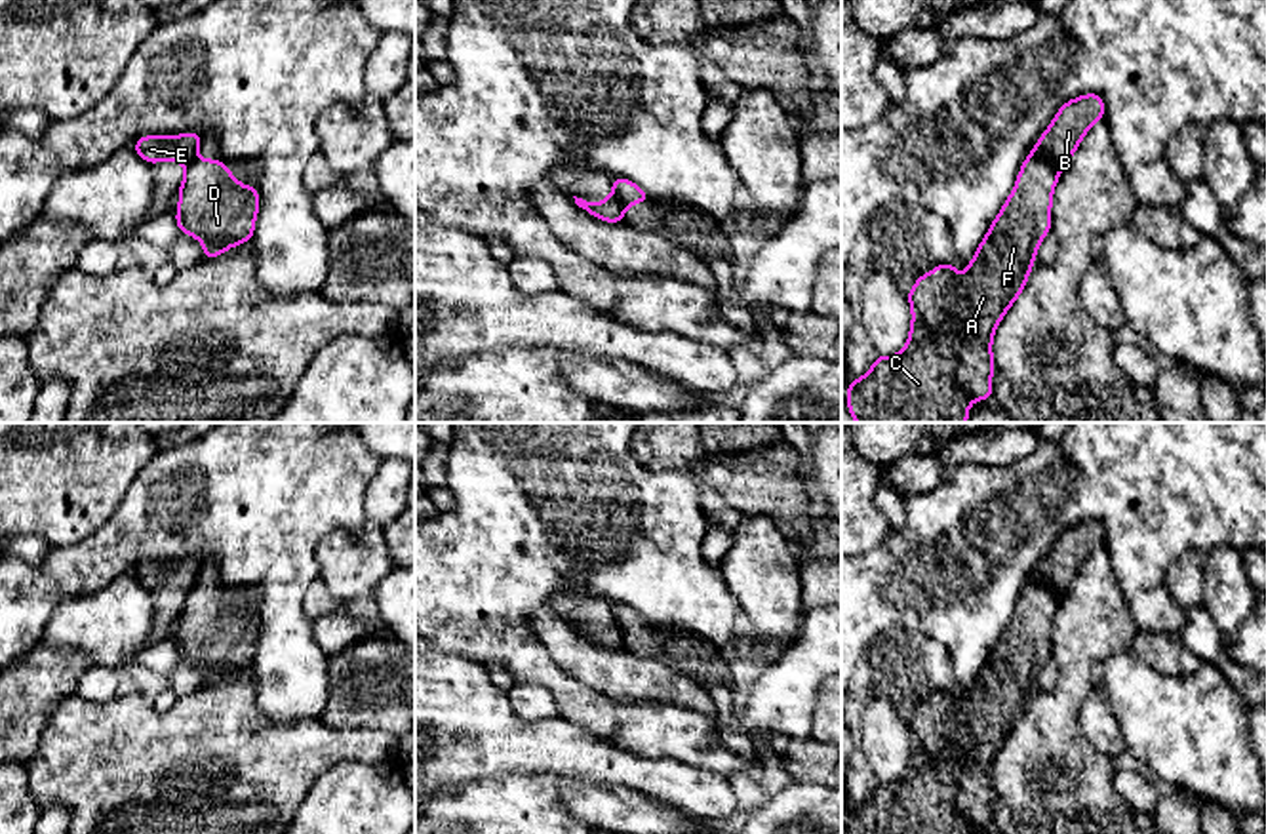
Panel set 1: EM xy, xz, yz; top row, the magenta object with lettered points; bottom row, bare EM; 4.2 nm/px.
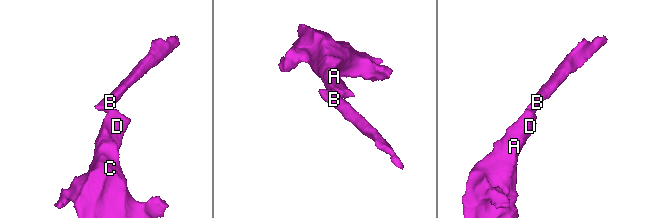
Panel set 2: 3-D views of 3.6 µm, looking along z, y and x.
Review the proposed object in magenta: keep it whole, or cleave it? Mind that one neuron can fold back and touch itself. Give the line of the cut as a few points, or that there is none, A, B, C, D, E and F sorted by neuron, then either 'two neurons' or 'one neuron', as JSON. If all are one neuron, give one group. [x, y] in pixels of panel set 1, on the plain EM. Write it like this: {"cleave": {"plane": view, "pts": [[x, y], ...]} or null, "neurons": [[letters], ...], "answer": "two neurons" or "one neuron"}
{"cleave": {"plane": "yz", "pts": [[1032, 577], [1059, 596]]}, "neurons": [["A", "C", "D", "F"], ["B", "E"]], "answer": "two neurons"}

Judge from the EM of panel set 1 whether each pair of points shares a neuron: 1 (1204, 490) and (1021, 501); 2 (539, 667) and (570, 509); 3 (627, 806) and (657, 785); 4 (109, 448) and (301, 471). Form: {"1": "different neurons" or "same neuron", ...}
{"1": "same neuron", "2": "same neuron", "3": "different neurons", "4": "different neurons"}

